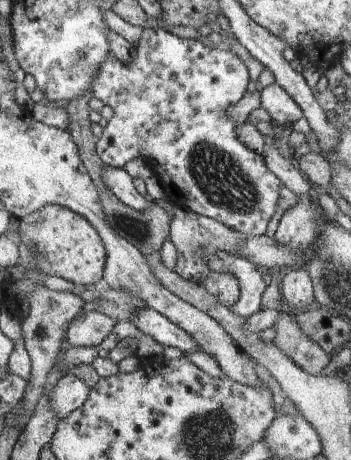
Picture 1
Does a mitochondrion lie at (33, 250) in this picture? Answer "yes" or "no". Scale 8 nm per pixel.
yes

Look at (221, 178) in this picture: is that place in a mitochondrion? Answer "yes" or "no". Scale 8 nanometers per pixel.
yes

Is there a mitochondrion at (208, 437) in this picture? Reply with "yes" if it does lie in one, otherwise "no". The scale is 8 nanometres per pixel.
yes

